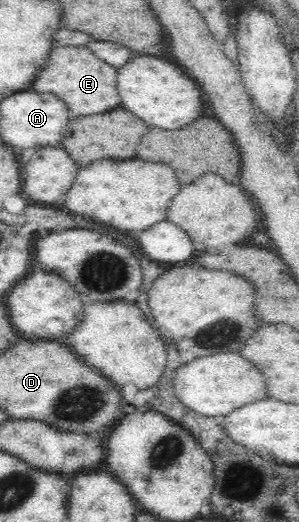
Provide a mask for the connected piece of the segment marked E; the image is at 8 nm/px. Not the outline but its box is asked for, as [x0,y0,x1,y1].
[28,46,119,116]

